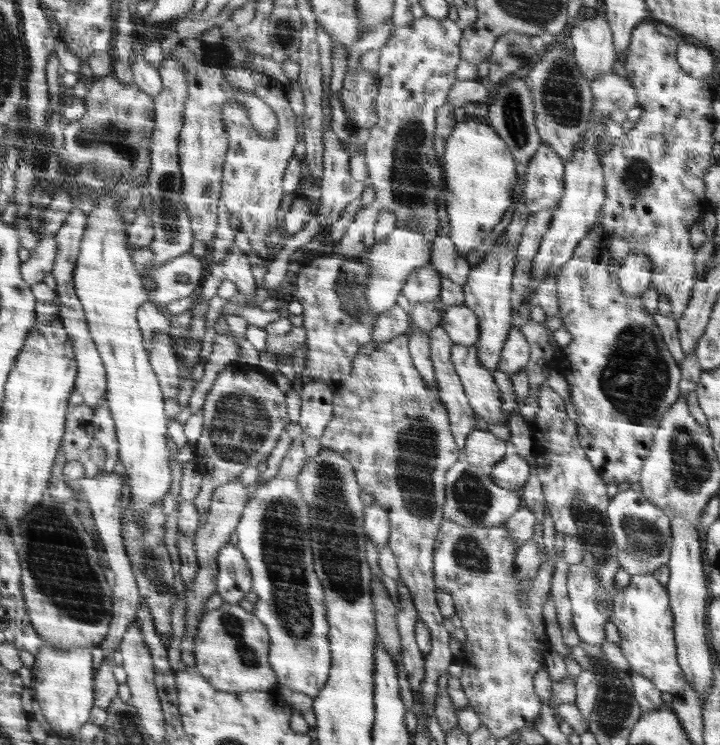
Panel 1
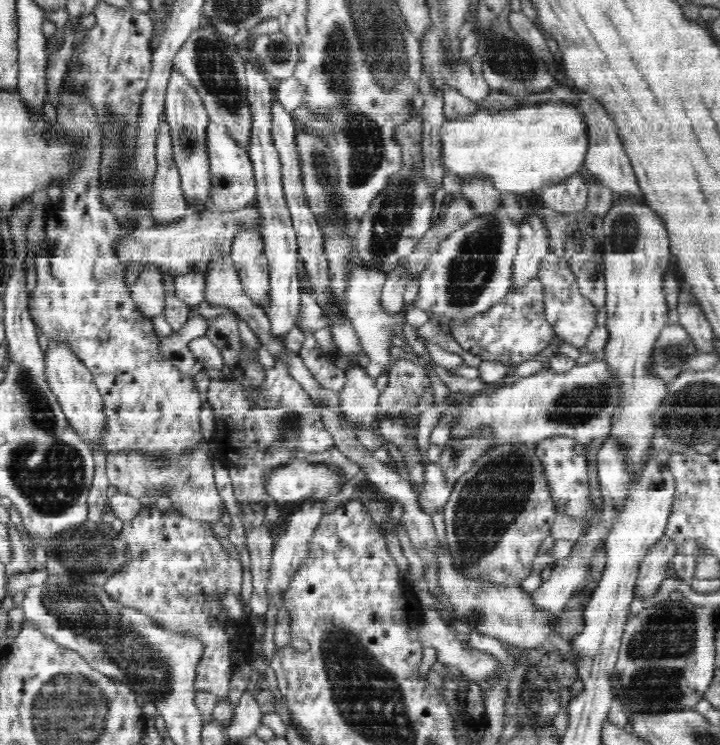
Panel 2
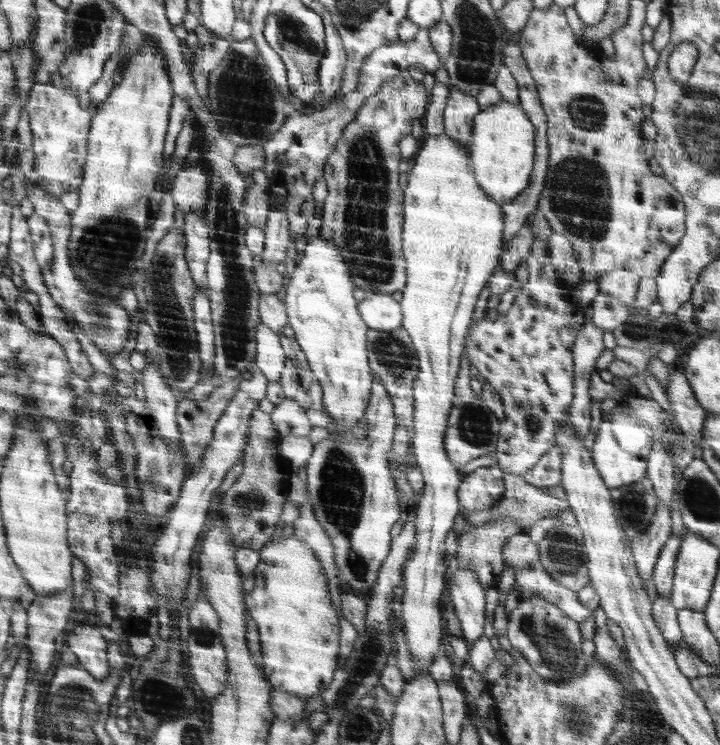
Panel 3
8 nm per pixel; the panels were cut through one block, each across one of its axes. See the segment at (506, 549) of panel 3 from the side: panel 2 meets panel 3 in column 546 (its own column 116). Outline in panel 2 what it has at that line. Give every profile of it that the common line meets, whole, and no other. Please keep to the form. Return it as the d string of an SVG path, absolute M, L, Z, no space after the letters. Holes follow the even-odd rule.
M155 503L132 520L123 521L119 537L128 551L128 560L124 568L118 569L103 584L104 590L120 604L143 612L162 628L201 641L204 653L197 665L195 688L216 696L217 706L206 719L216 719L226 728L235 713L228 699L233 675L232 652L236 652L236 648L246 648L250 640L255 640L250 626L246 626L242 636L236 634L219 601L224 591L232 591L236 596L240 594L240 561L232 559L216 542L210 522L192 520L171 507L162 511Z

